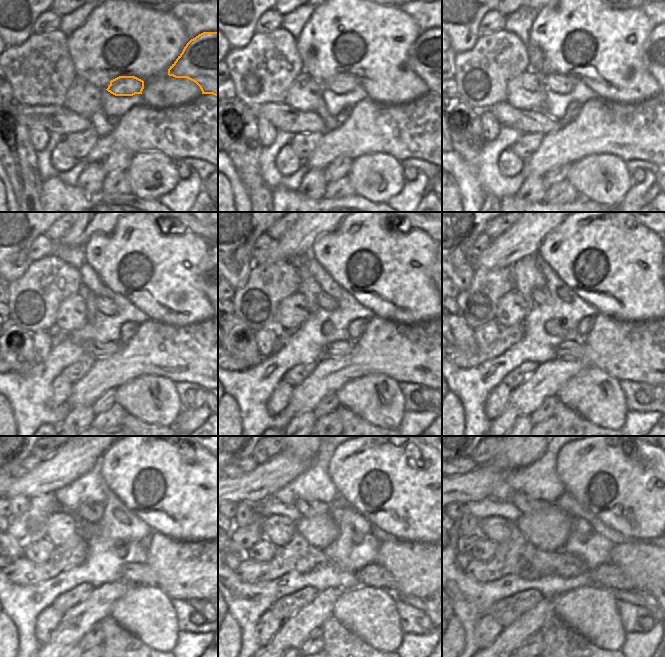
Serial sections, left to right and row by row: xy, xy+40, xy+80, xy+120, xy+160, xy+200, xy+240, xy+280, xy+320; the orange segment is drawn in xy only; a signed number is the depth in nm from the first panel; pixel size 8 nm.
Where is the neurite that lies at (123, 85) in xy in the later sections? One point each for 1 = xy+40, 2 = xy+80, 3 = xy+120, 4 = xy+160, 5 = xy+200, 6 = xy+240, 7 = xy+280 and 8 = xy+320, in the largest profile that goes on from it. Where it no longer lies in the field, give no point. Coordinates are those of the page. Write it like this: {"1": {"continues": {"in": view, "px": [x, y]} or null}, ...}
{"1": {"continues": {"in": "xy+40", "px": [341, 84]}}, "2": {"continues": {"in": "xy+80", "px": [560, 83]}}, "3": {"continues": {"in": "xy+120", "px": [107, 306]}}, "4": {"continues": {"in": "xy+160", "px": [325, 301]}}, "5": {"continues": {"in": "xy+200", "px": [540, 296]}}, "6": {"continues": {"in": "xy+240", "px": [91, 512]}}, "7": {"continues": {"in": "xy+280", "px": [308, 508]}}, "8": {"continues": {"in": "xy+320", "px": [523, 502]}}}

